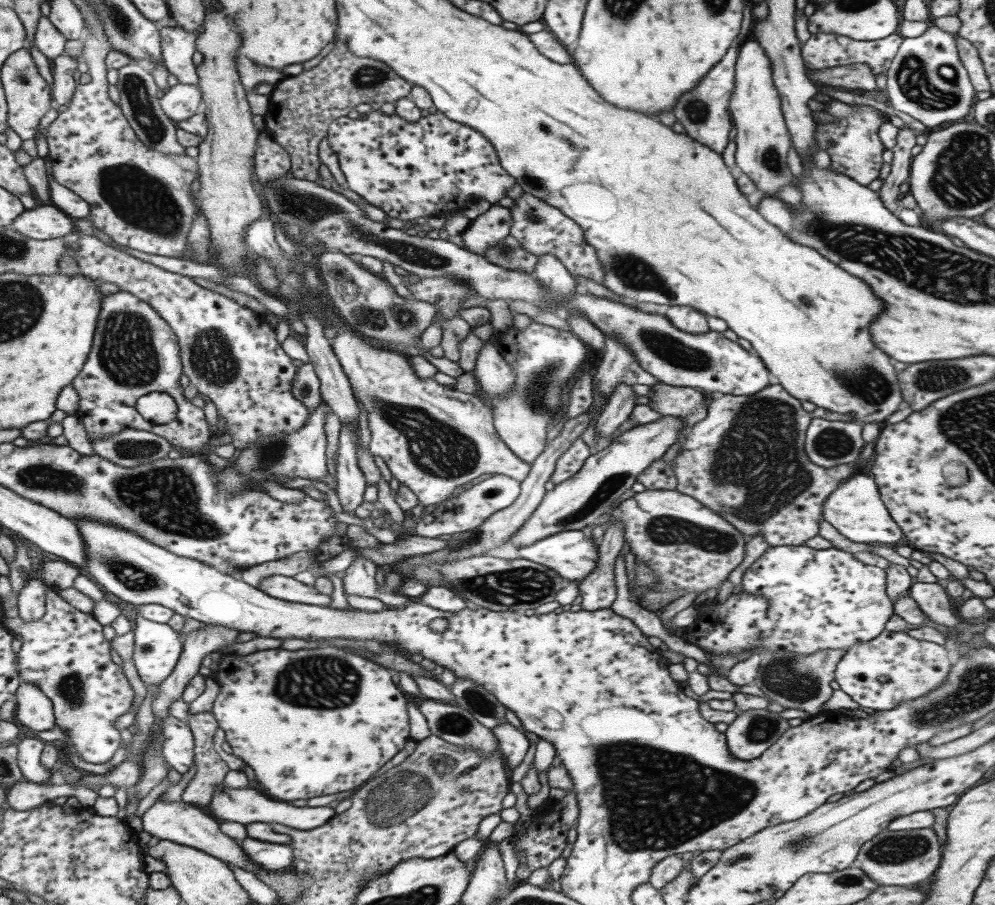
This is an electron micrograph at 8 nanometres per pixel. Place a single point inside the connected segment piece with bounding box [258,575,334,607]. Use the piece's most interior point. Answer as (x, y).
(280, 587)

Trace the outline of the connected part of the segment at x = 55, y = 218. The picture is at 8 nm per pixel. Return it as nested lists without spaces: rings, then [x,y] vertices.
[[[38,204],[18,216],[10,228],[25,236],[45,240],[59,238],[69,232],[74,232],[75,224],[72,217],[55,205]]]

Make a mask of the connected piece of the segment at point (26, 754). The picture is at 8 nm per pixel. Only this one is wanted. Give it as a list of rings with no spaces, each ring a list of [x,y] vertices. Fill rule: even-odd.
[[[25,737],[18,744],[18,761],[25,780],[39,784],[53,785],[49,783],[49,780],[51,780],[51,770],[42,764],[42,752],[46,745],[47,743],[45,741],[30,737]]]

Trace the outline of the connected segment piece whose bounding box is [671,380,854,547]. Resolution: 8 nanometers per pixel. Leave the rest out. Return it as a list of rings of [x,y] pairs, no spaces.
[[[773,380],[759,392],[747,396],[714,395],[707,404],[705,416],[693,428],[686,429],[685,437],[680,439],[679,454],[672,458],[677,479],[675,491],[691,496],[703,507],[719,514],[743,536],[760,534],[769,547],[805,544],[818,534],[823,501],[839,483],[854,475],[851,465],[821,468],[807,460],[803,442],[812,417],[800,403]]]

